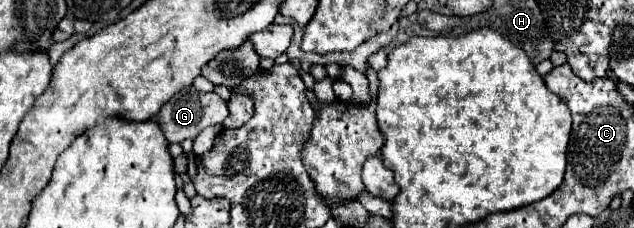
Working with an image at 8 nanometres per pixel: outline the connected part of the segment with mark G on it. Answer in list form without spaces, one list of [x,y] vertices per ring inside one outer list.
[[[188,86],[174,94],[158,112],[158,124],[168,142],[182,142],[186,138],[194,140],[204,128],[222,124],[228,116],[228,104],[216,92],[198,92],[194,86]]]

